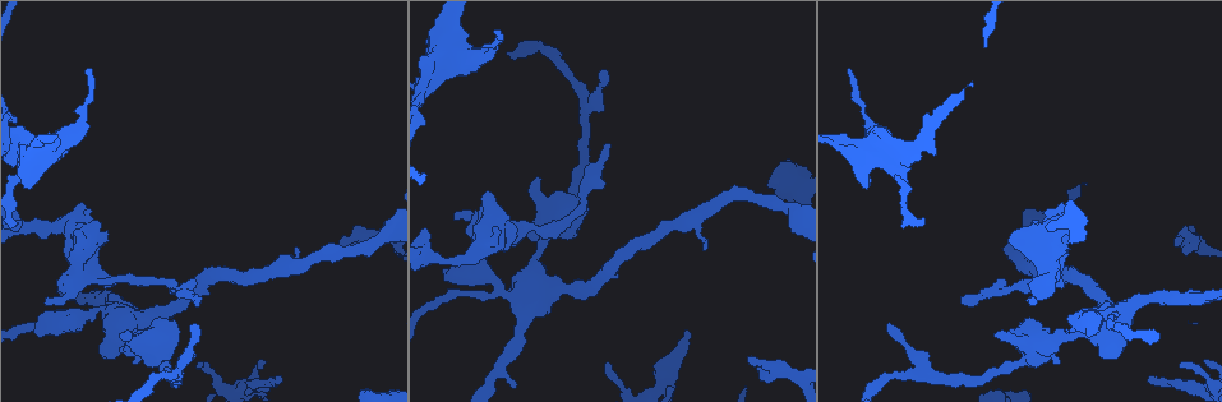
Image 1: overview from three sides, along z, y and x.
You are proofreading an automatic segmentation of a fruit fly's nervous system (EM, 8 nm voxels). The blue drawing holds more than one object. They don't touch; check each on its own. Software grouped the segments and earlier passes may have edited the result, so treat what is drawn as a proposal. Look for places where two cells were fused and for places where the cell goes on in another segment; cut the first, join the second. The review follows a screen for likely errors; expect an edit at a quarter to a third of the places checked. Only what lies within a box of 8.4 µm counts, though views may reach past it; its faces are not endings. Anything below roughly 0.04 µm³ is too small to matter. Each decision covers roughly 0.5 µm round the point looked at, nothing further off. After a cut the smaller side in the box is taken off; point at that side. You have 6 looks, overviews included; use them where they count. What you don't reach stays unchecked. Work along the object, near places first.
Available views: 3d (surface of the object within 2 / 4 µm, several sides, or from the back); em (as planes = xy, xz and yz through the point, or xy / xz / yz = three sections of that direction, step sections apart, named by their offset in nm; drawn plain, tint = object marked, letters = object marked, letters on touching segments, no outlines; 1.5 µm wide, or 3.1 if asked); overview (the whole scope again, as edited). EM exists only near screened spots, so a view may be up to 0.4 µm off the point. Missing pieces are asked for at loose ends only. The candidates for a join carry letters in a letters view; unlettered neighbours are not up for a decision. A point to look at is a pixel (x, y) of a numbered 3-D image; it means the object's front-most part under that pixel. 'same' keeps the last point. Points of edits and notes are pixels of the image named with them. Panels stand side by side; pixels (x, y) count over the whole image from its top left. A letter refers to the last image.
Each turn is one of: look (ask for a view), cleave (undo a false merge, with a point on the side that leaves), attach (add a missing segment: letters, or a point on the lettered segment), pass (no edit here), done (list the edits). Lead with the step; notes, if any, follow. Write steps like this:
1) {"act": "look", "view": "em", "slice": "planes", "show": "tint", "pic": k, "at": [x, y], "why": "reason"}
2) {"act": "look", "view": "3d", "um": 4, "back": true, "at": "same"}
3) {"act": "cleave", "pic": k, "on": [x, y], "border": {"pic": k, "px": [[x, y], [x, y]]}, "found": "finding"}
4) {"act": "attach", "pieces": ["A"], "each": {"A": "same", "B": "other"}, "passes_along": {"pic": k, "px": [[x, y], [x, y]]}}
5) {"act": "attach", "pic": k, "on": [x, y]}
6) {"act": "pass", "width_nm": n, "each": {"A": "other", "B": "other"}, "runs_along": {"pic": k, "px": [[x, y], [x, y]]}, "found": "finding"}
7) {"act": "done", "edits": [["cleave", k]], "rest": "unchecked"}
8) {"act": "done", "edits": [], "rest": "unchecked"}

{"act": "look", "view": "em", "slice": "planes", "show": "letters", "pic": 1, "at": [868, 185], "why": "free end"}

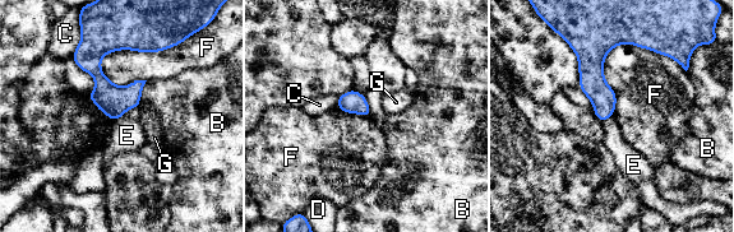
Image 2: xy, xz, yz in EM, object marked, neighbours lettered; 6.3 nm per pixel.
{"act": "pass", "longest_contact_nm": ["F", 550], "each": {"B": "other", "C": "other", "D": "other", "E": "other", "F": "other", "G": "other"}, "runs_along": {"pic": 2, "px": [[605, 37], [595, 51], [601, 117]]}, "found": "none of them fits"}

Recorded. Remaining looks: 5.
{"act": "look", "view": "em", "slice": "planes", "show": "letters", "pic": 1, "at": [454, 218]}

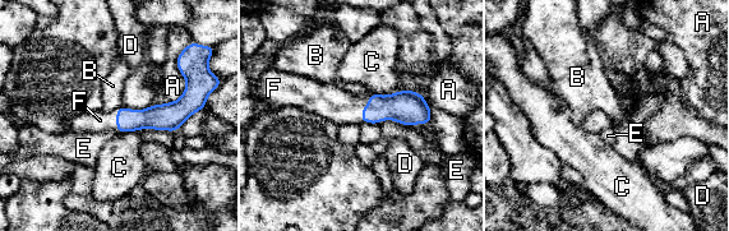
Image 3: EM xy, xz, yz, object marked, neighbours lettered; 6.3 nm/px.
{"act": "attach", "pic": 3, "on": [328, 101], "longest_contact_nm": ["A", 320], "each": {"A": "other", "B": "other", "C": "other", "D": "other", "E": "other", "F": "same"}, "found": "it goes on there"}

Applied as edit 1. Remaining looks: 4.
{"act": "look", "view": "overview", "why": "see it whole again"}

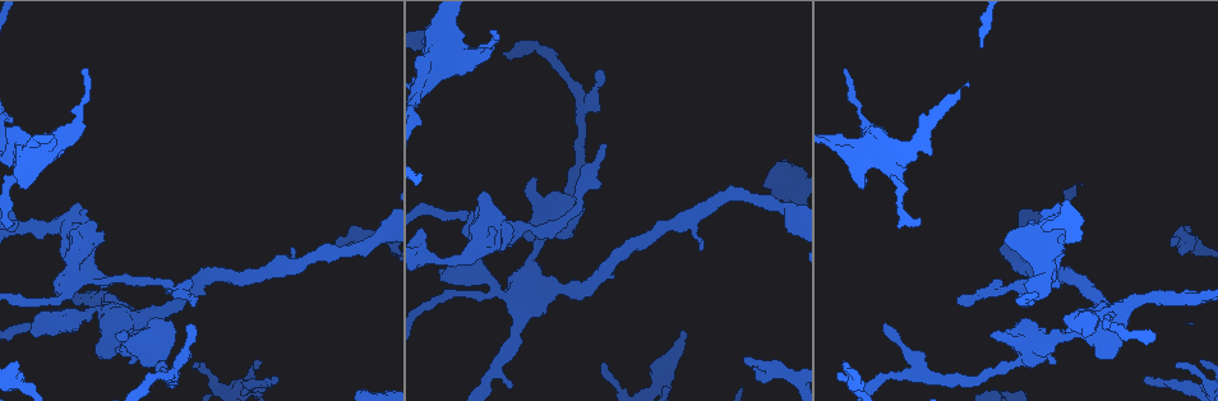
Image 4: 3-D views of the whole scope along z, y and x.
{"act": "look", "view": "3d", "um": 4, "pic": 4, "at": [195, 367], "why": "free end"}

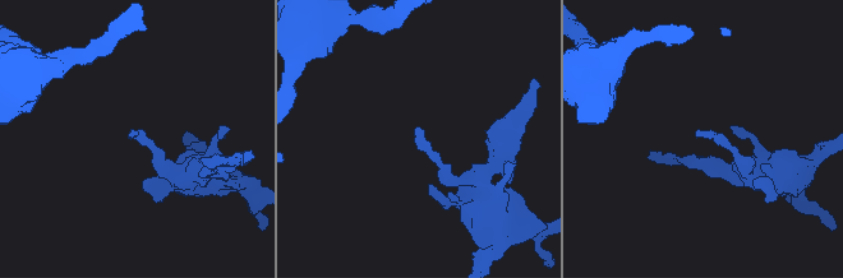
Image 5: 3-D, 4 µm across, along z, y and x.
{"act": "look", "view": "em", "slice": "planes", "show": "letters", "pic": 5, "at": [696, 136]}

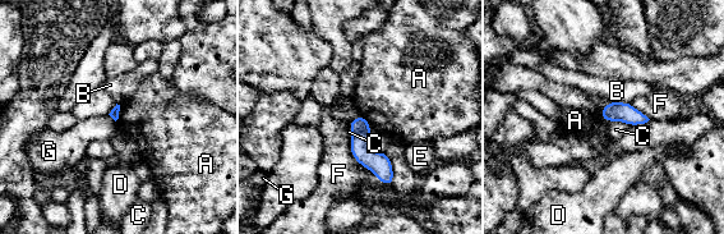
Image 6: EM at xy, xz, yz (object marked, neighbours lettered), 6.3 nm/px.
{"act": "pass", "each": {"A": "other", "B": "other", "C": "other", "D": "other", "E": "other", "F": "other", "G": "other"}, "found": "none of them fits"}

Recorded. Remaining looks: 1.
{"act": "done", "edits": [["attach", 3]], "rest": "unchecked"}

